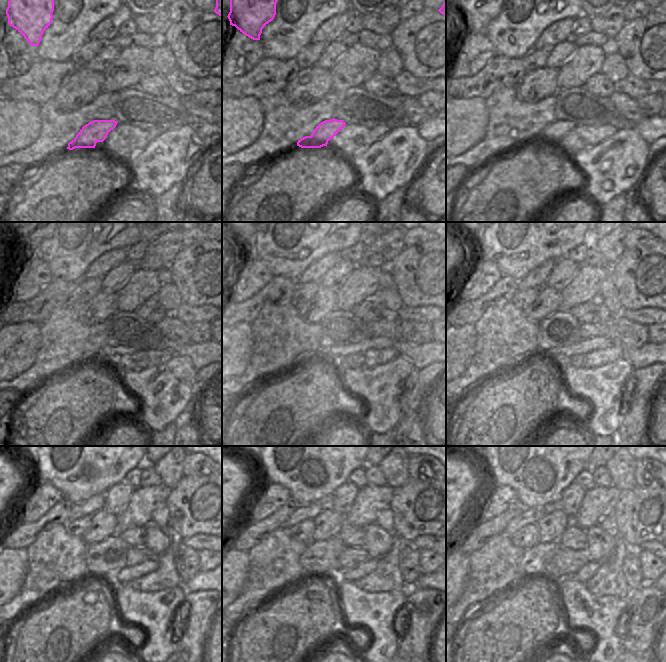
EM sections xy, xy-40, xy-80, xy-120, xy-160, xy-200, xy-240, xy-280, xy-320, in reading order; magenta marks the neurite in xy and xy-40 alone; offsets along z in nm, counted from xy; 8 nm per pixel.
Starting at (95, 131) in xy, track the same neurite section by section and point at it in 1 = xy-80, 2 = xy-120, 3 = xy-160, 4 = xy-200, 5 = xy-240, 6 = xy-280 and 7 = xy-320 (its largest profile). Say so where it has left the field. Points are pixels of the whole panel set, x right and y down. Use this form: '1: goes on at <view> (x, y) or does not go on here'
1: goes on at xy-80 (555, 130)
2: goes on at xy-120 (106, 355)
3: goes on at xy-160 (336, 353)
4: goes on at xy-200 (583, 346)
5: goes on at xy-240 (129, 573)
6: goes on at xy-280 (366, 568)
7: goes on at xy-320 (587, 571)

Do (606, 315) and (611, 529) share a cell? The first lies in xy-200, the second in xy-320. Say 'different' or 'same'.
different

